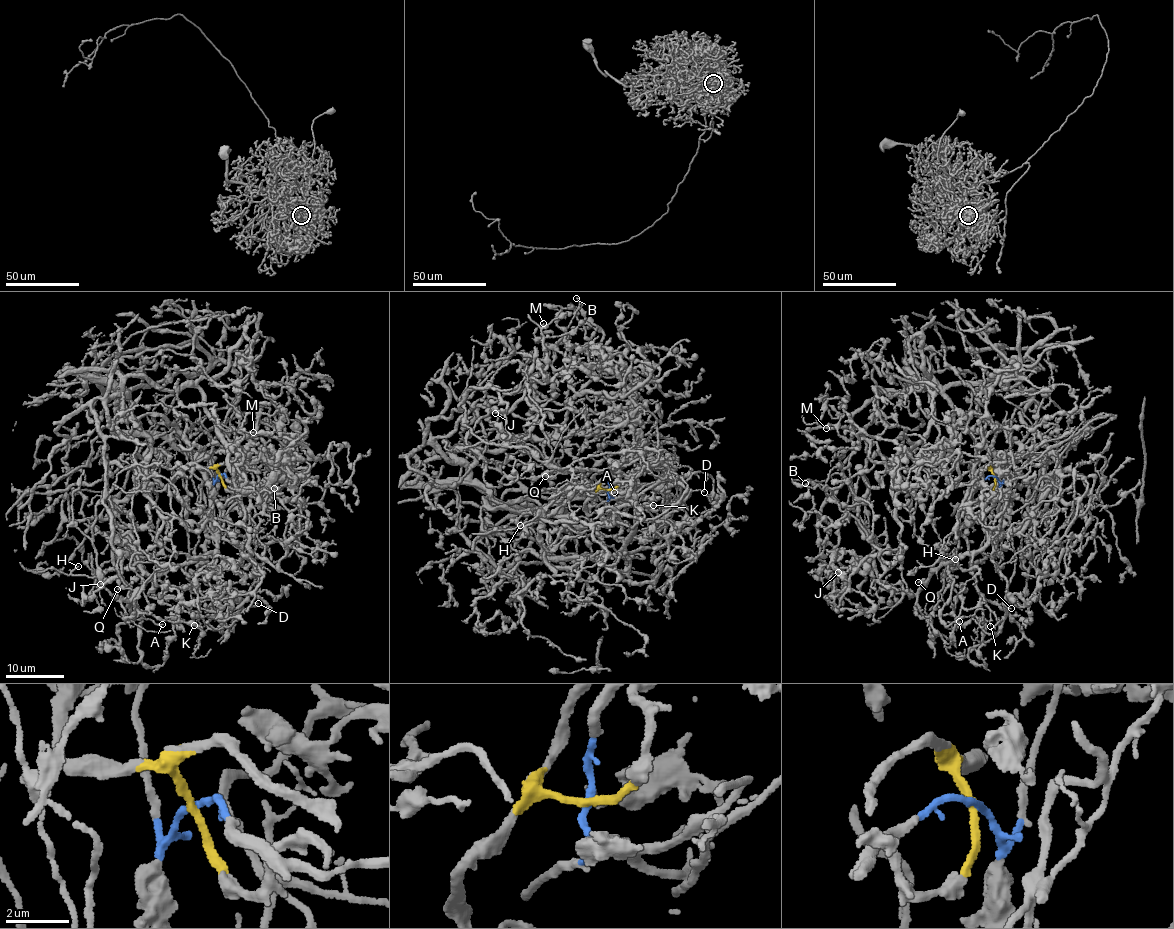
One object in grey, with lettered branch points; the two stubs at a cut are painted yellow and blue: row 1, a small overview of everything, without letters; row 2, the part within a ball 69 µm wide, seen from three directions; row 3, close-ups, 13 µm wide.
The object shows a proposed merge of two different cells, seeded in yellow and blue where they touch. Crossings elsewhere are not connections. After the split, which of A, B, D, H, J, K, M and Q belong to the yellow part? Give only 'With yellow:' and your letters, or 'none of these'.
With yellow: B, J, M

